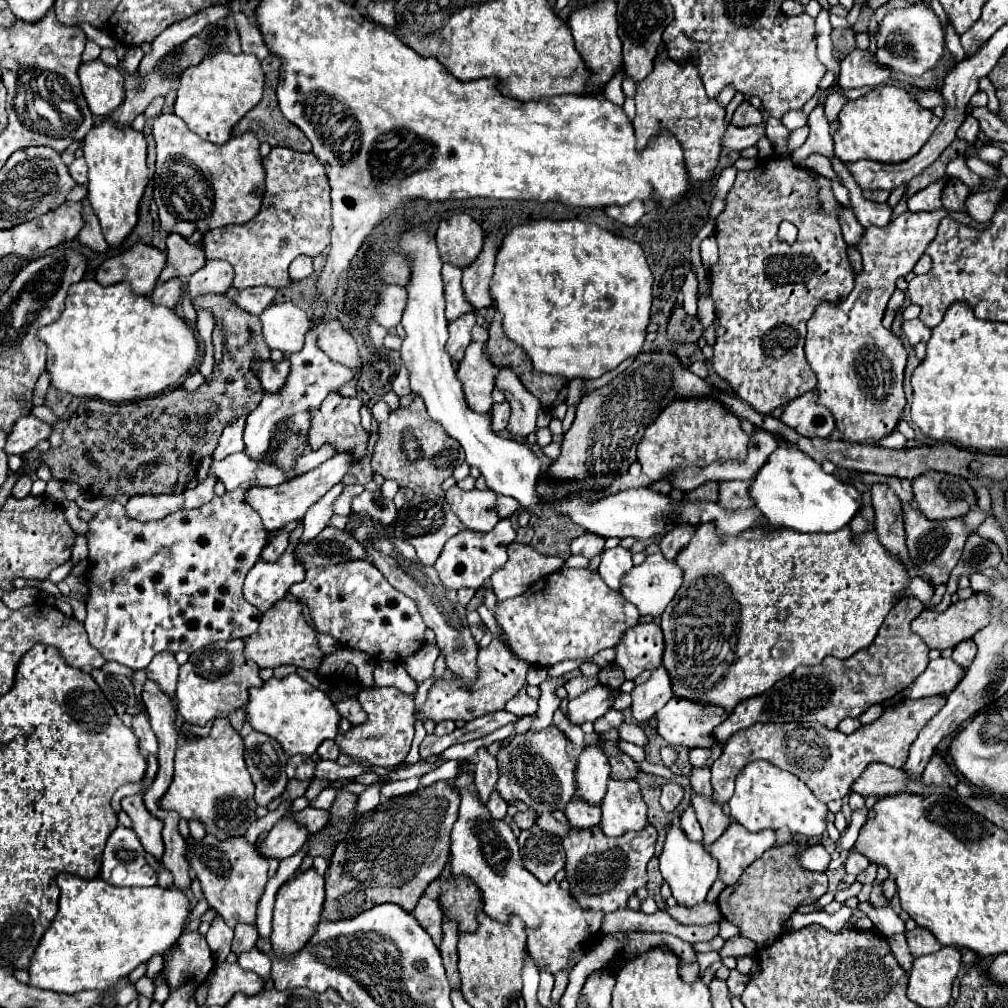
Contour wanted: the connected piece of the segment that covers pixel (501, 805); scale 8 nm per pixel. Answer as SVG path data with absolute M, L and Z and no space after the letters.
M492 791L492 797L488 797L488 805L486 807L488 807L488 811L492 813L494 819L504 819L506 817L508 803L496 791Z

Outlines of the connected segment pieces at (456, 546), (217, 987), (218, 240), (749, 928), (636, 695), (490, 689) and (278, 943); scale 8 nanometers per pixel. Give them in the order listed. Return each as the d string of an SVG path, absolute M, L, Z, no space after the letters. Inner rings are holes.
M500 519L498 525L488 533L478 533L468 529L460 531L444 545L436 561L436 571L440 575L440 581L444 583L444 587L453 590L459 590L460 587L472 587L472 589L482 587L492 577L494 571L504 567L506 549L514 539L516 539L516 529L512 527L510 519Z
M220 963L212 969L210 989L206 995L206 1005L226 1005L234 993L256 995L264 989L264 979L252 971L240 969L236 963Z
M272 147L270 155L262 159L262 165L264 165L264 173L266 173L266 191L264 191L264 201L262 201L260 213L248 223L224 225L224 227L210 229L208 233L204 233L206 259L228 261L234 267L234 283L232 285L236 289L268 285L268 277L290 277L288 265L292 263L294 257L298 257L298 255L316 257L330 245L332 199L330 199L330 185L328 185L328 175L326 175L328 165L320 163L320 159L312 151L296 153L288 147Z
M794 843L774 845L742 873L736 885L726 887L718 897L722 917L740 929L740 937L754 941L758 949L772 945L782 935L784 921L796 911L798 905L816 903L816 899L828 889L828 879L824 873L806 871L794 861L794 855L800 849L804 847Z
M658 667L652 671L650 679L632 689L632 717L636 721L648 721L664 703L674 695L672 681L668 681L668 671Z
M492 639L492 643L486 649L478 651L478 679L466 689L456 679L450 679L450 683L440 681L436 687L432 687L428 691L428 699L426 699L424 707L420 709L420 719L422 721L432 719L436 723L442 719L472 721L476 717L500 711L526 685L528 669L530 669L528 661L516 657L516 653L512 653L504 641Z
M314 867L296 873L278 889L272 917L272 935L270 935L272 949L276 949L274 953L292 955L304 947L304 943L312 937L316 925L320 923L322 903L324 903L324 877L318 875Z

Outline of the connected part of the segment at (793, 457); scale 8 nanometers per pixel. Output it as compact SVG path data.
M780 445L768 461L754 475L748 487L754 507L774 525L782 525L800 533L814 531L838 531L850 523L854 513L860 509L860 493L854 485L838 481L834 475L822 471L820 463L812 461L798 447Z

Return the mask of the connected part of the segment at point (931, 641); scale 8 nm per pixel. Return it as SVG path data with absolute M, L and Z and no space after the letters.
M974 593L970 599L958 601L956 605L950 605L944 613L932 611L932 609L924 609L914 621L912 621L912 631L916 635L920 635L926 645L930 649L946 649L946 647L954 647L964 639L972 639L976 631L984 629L984 625L988 625L990 621L990 611L992 611L992 597L986 593Z

